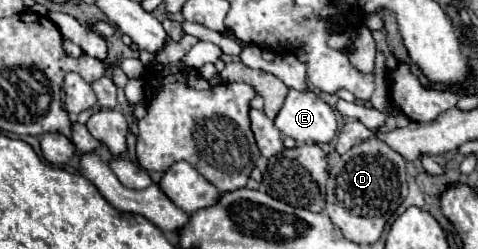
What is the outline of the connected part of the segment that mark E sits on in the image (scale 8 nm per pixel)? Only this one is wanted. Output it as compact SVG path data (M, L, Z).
M290 89L274 125L298 143L318 145L330 143L338 131L334 109L314 89Z

